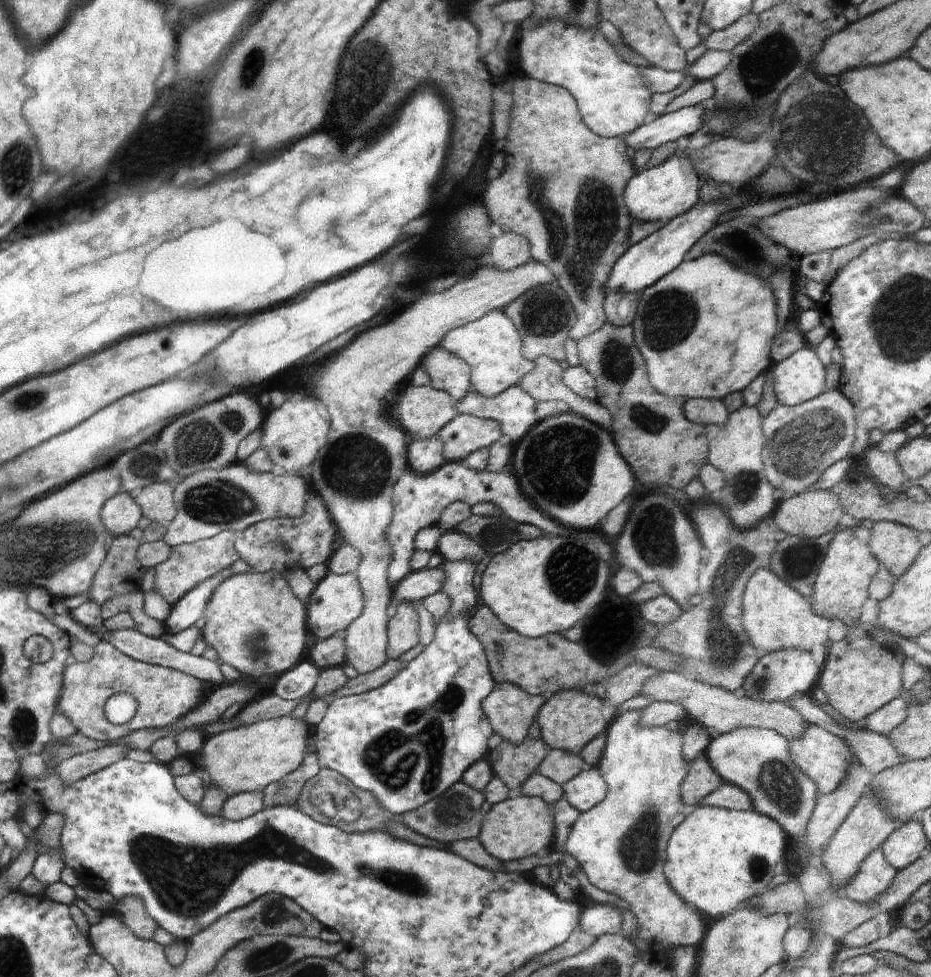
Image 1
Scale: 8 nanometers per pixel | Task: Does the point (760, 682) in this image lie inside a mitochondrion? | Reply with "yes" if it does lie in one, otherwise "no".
yes

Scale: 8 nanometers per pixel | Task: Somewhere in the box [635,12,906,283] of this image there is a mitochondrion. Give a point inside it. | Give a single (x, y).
(831, 148)

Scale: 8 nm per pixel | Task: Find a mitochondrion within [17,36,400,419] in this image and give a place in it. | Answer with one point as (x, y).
(367, 75)

